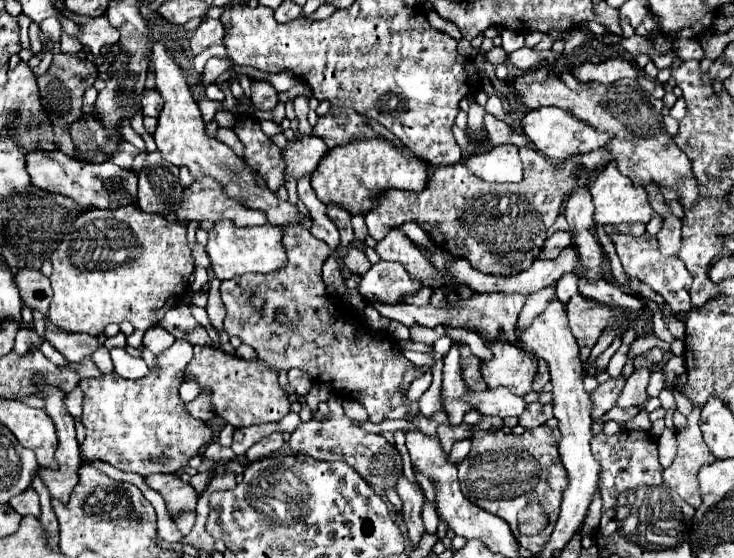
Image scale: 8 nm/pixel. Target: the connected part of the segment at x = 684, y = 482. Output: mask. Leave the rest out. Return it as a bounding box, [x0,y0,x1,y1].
[663,406,715,510]

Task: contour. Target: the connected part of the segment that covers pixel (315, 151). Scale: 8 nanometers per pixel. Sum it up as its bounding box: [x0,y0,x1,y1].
[283,136,327,180]

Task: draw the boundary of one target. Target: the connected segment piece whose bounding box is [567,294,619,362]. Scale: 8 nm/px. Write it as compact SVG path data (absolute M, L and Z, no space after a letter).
M575 294L567 304L567 316L571 318L571 332L579 344L581 362L587 362L597 338L617 320L619 310L609 308L607 304L595 304L595 300Z

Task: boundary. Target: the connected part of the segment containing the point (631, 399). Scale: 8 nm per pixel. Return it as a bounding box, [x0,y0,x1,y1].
[617,368,649,408]

